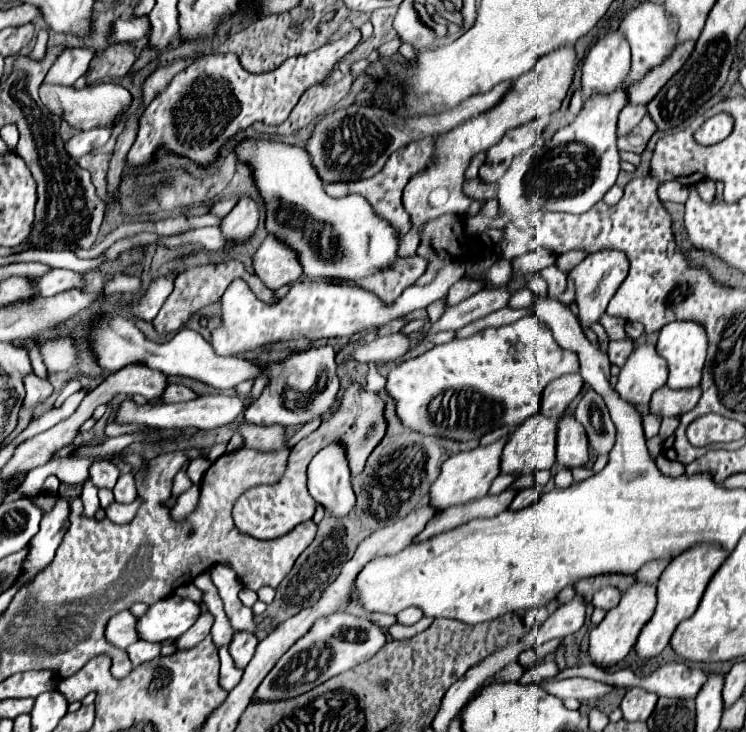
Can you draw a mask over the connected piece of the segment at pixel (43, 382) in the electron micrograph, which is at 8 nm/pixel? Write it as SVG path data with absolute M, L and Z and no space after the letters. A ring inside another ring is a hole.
M35 372L25 376L23 384L25 384L25 390L27 390L25 406L29 406L29 408L35 408L37 404L43 404L51 396L51 392L53 392L51 382L47 378L39 378Z

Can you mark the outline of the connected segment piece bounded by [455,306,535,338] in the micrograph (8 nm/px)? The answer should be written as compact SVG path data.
M505 306L493 312L493 314L487 314L483 318L479 318L477 322L471 322L469 326L457 330L455 338L467 338L467 336L471 336L471 332L485 330L487 326L506 325L523 318L523 316L527 316L527 314L535 314L535 306L529 306L529 308L510 308L509 306Z

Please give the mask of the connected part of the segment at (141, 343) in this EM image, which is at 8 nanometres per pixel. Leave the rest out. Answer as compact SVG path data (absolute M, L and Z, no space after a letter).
M101 312L91 318L91 326L87 328L85 340L91 346L93 356L97 358L97 364L107 372L117 372L119 368L125 368L125 364L143 364L151 370L159 370L165 376L187 376L199 382L205 382L213 388L233 388L239 382L247 378L257 378L257 374L265 372L263 368L253 366L251 362L239 358L239 356L219 356L213 352L211 344L195 330L181 328L169 342L157 344L151 340L145 340L141 330L129 322L127 318L113 314L113 312Z

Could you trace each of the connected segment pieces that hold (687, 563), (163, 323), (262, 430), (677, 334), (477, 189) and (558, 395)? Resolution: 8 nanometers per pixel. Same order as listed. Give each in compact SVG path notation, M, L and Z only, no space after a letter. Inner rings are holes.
M695 544L695 548L683 552L683 556L677 556L671 560L671 564L665 568L657 582L657 608L653 618L645 624L637 638L637 654L641 658L653 658L661 654L661 650L669 644L671 634L679 626L679 622L691 618L701 602L701 596L713 578L713 574L719 570L719 566L725 562L729 552L723 552L723 548L715 548L715 544Z
M225 260L225 262L217 262L217 264L203 264L203 266L197 266L197 268L191 268L191 270L183 272L183 274L175 280L175 288L173 288L171 296L167 298L167 302L165 302L163 308L159 310L157 318L153 320L155 332L157 332L157 334L173 334L173 332L177 332L181 326L185 326L185 324L189 322L189 318L191 318L193 314L199 314L205 306L215 304L215 302L221 298L223 290L225 290L225 288L231 284L231 280L235 280L237 276L243 278L243 280L247 280L249 288L257 294L259 300L263 300L265 304L275 304L275 300L277 300L275 294L265 288L265 284L259 280L259 276L249 274L249 272L245 270L245 266L243 266L239 260Z
M241 420L235 432L243 436L247 448L265 450L265 452L285 448L285 428L277 424L275 426L255 426L255 424L247 424L247 420Z
M675 320L669 322L667 326L661 328L659 332L659 342L657 342L657 352L667 360L669 364L669 388L693 388L701 382L701 370L705 364L705 354L707 354L707 332L703 324L693 322L693 320Z
M479 178L465 180L463 182L463 194L469 196L469 198L473 198L473 200L487 202L489 198L495 198L497 196L497 184L485 184Z
M567 374L547 384L541 398L541 414L559 416L559 412L563 412L577 398L581 386L583 386L583 380L579 374Z

